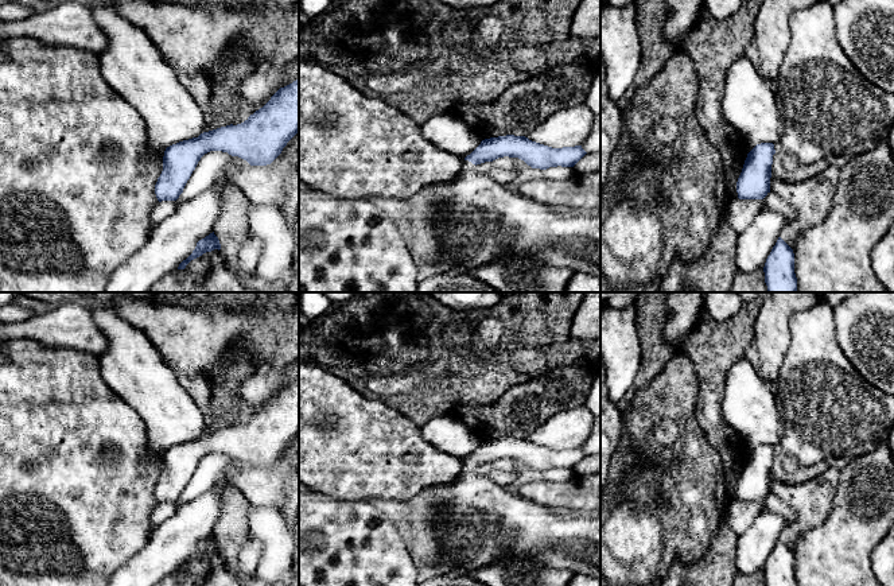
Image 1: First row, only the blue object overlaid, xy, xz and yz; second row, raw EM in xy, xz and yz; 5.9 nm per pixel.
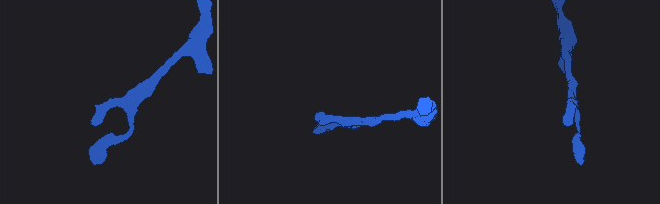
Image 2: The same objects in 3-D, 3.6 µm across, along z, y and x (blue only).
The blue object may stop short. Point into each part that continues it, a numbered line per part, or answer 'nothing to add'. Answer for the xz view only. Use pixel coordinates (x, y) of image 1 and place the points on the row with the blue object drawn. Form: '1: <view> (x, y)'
1: xz (478, 220)

